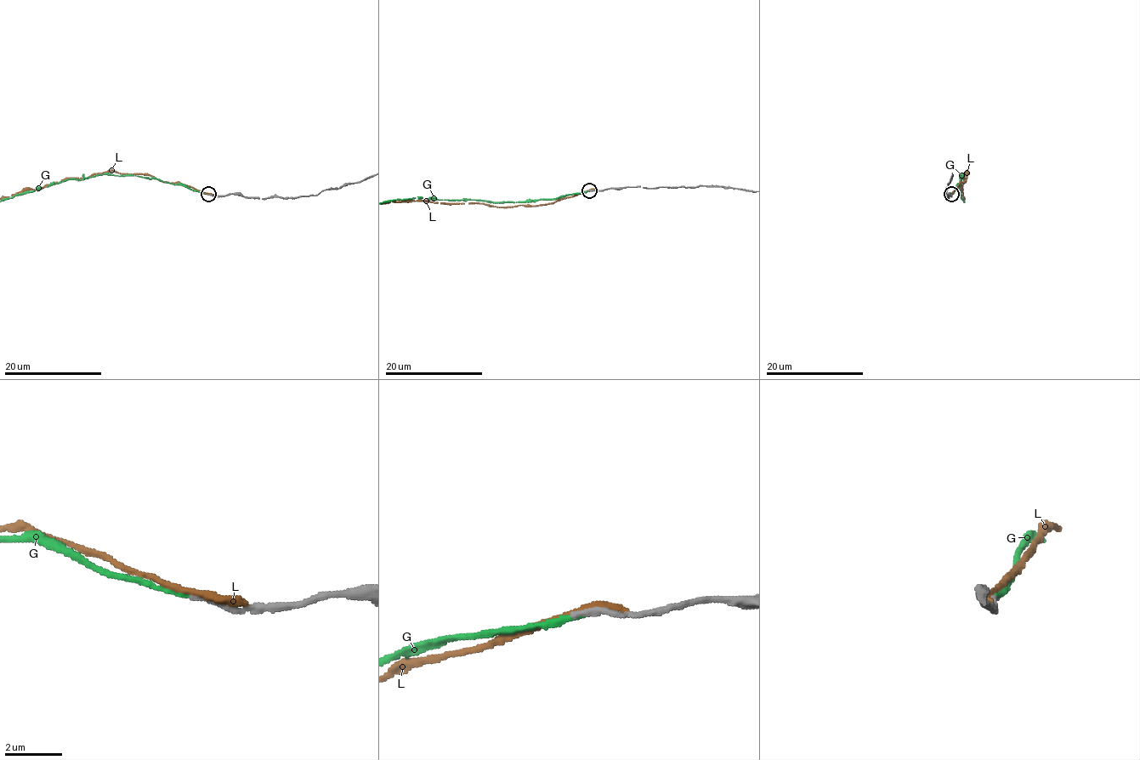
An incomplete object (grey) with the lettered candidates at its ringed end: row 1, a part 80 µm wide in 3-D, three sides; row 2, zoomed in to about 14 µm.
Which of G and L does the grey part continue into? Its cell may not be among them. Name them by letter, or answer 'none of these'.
G

